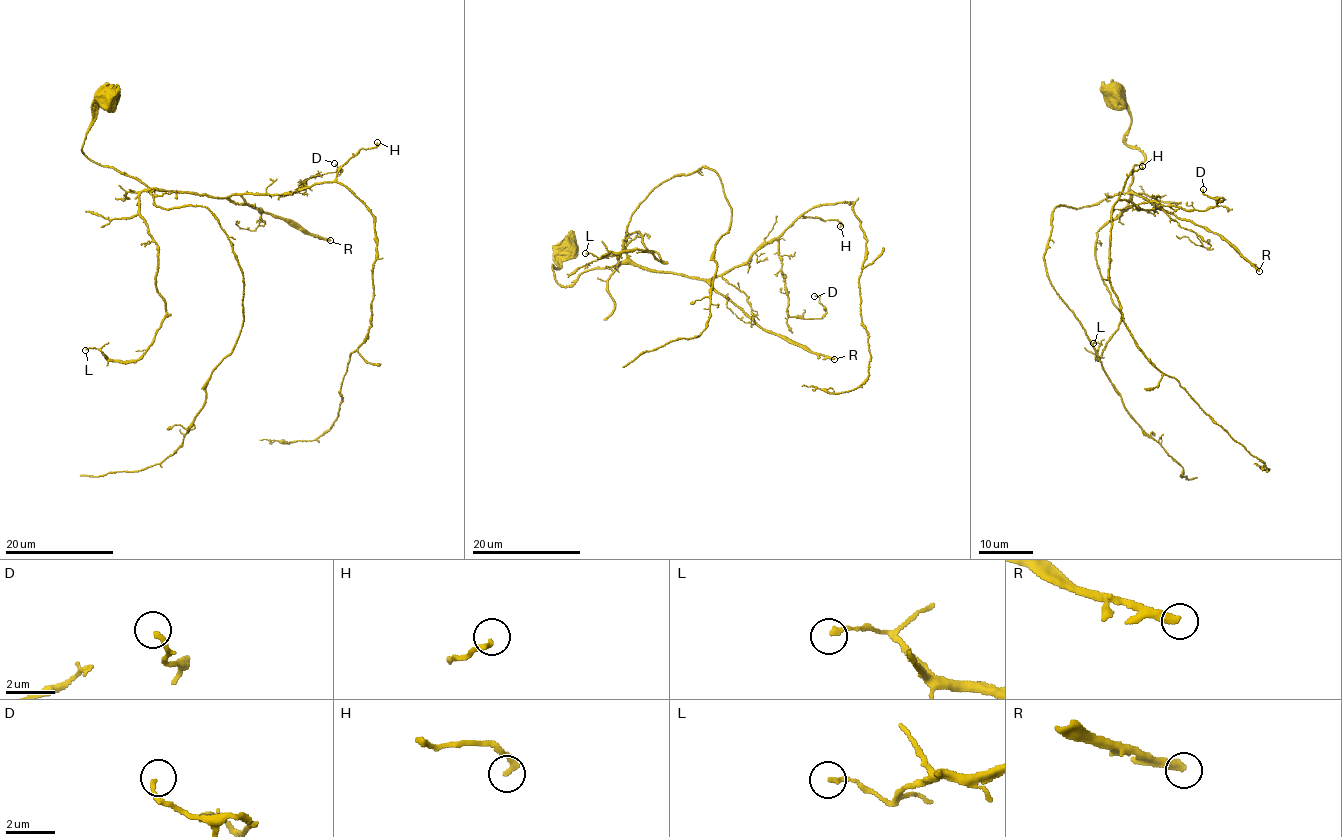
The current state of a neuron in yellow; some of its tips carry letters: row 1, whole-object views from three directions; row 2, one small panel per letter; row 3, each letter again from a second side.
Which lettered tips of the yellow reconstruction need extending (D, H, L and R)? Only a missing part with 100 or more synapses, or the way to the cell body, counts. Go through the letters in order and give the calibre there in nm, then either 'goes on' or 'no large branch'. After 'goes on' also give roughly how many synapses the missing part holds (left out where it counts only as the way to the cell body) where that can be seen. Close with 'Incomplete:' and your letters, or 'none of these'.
D: calibre 160 nm; no large branch
H: calibre 220 nm; no large branch
L: calibre 190 nm; no large branch
R: calibre 380 nm; goes on; 750 synapses
Incomplete: R

